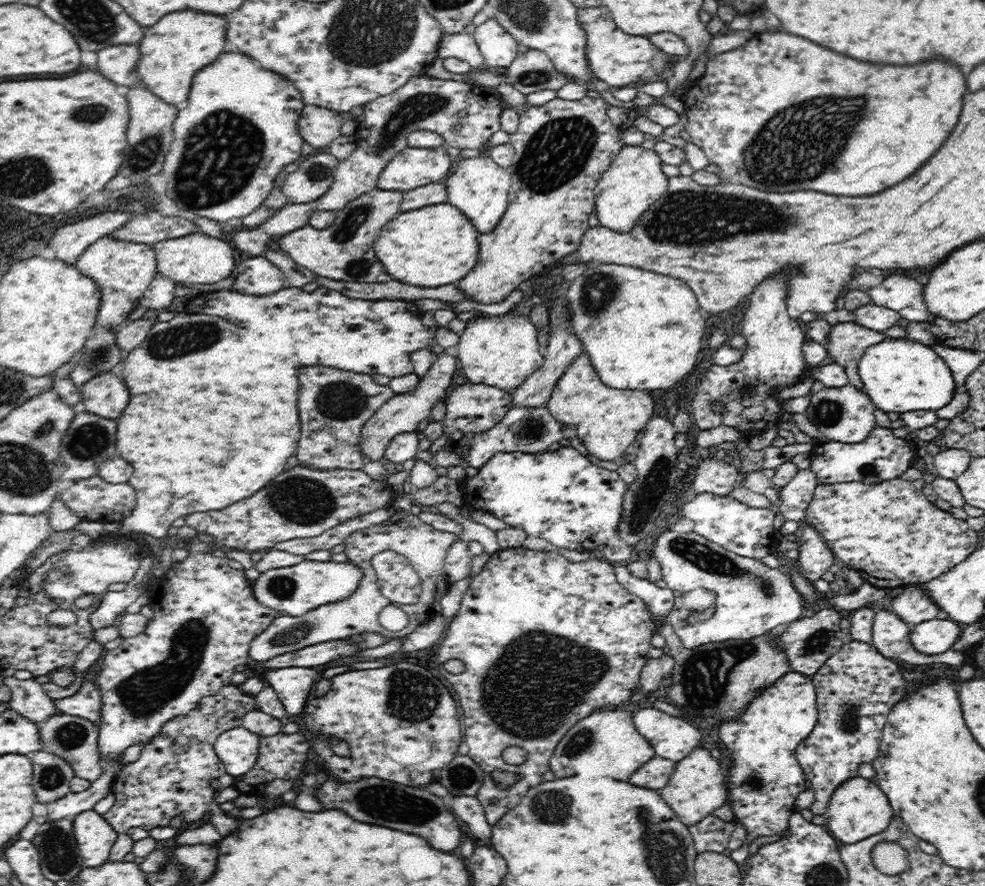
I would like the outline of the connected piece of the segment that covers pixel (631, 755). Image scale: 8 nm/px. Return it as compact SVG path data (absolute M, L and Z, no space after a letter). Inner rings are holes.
M612 708L596 711L580 720L557 744L558 748L555 748L549 762L549 770L556 779L576 776L584 770L590 770L598 772L600 776L612 774L612 778L626 782L628 776L632 776L646 760L652 760L656 756L652 745L634 727L633 714L621 708Z

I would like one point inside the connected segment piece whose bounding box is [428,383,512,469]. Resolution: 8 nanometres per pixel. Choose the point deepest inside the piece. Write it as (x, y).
(471, 409)

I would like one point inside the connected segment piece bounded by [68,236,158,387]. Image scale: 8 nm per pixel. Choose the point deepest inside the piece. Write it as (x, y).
(123, 270)

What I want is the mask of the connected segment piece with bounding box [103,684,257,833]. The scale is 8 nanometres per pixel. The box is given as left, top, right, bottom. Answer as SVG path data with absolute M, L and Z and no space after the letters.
M230 684L220 688L216 694L202 698L197 708L190 710L189 714L166 722L160 734L144 745L139 759L134 763L125 763L116 775L111 788L115 803L103 817L119 833L126 833L129 828L143 828L149 831L156 826L168 826L170 820L180 814L188 822L200 820L208 810L211 810L210 804L214 804L218 792L212 788L210 780L226 774L224 763L214 750L214 743L223 732L240 727L242 718L256 710L255 704L253 696L244 694L237 685Z

